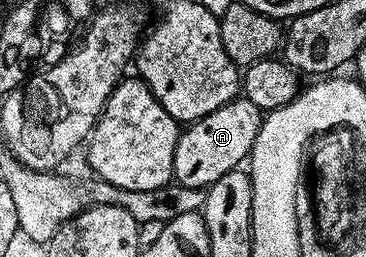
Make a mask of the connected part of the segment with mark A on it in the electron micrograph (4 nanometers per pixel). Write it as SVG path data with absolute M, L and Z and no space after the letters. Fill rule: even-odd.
M239 95L224 107L212 111L212 115L204 115L200 120L187 124L181 130L176 143L174 181L177 184L182 184L186 189L202 191L212 183L216 183L216 179L220 179L224 174L231 173L233 169L239 168L249 158L252 147L256 143L256 135L260 135L263 116L263 109L256 107L256 103L252 103L245 95Z

